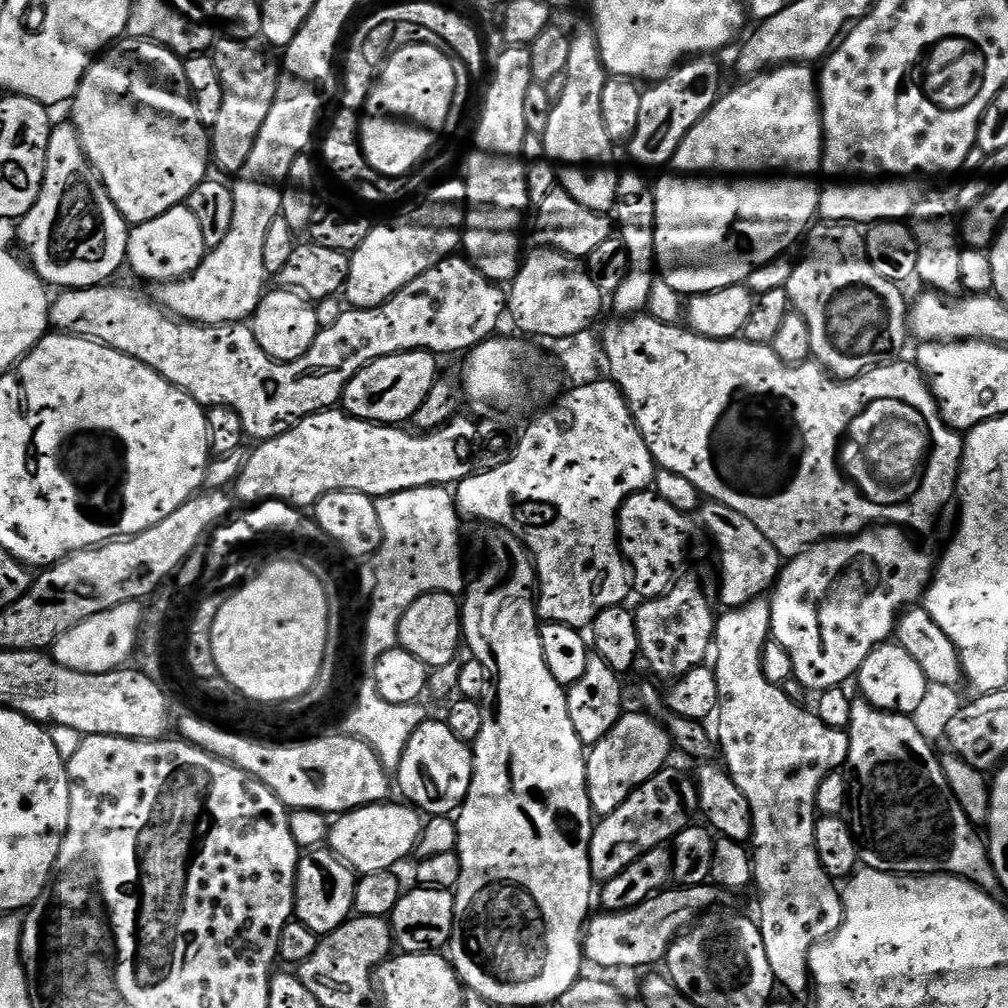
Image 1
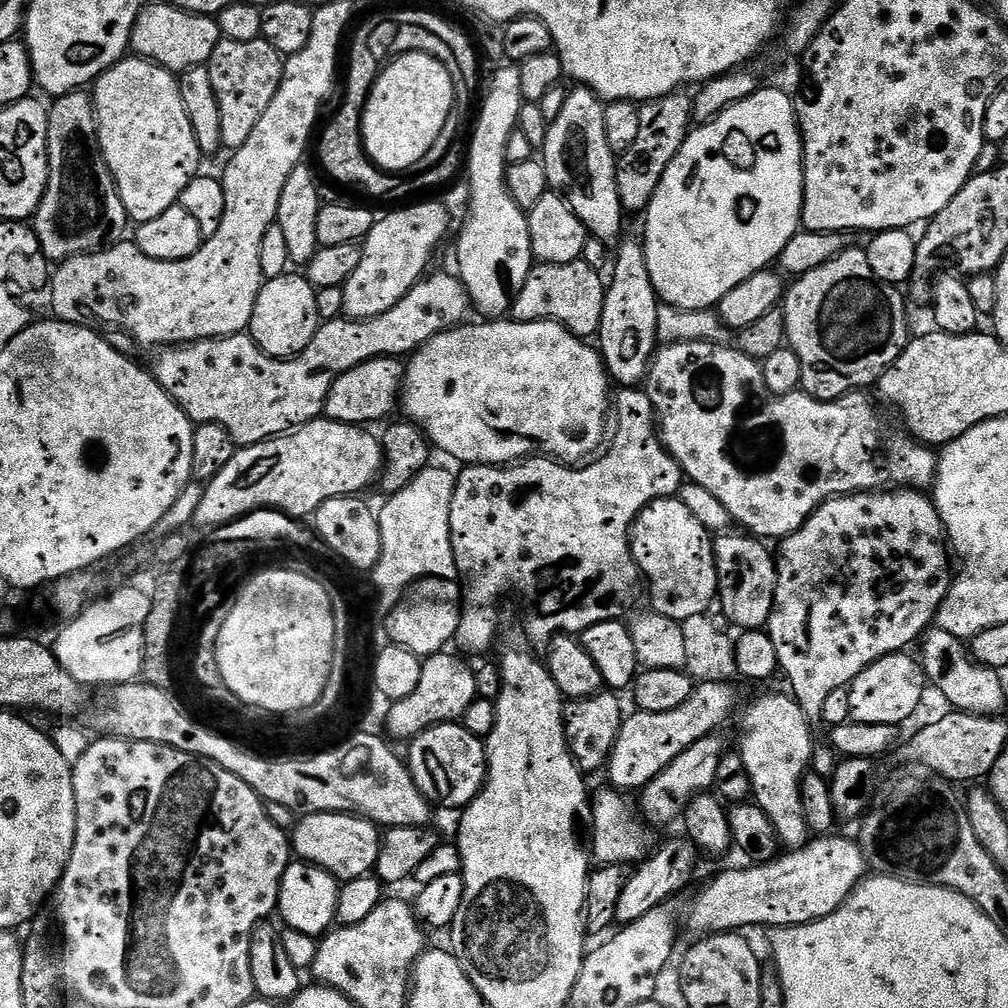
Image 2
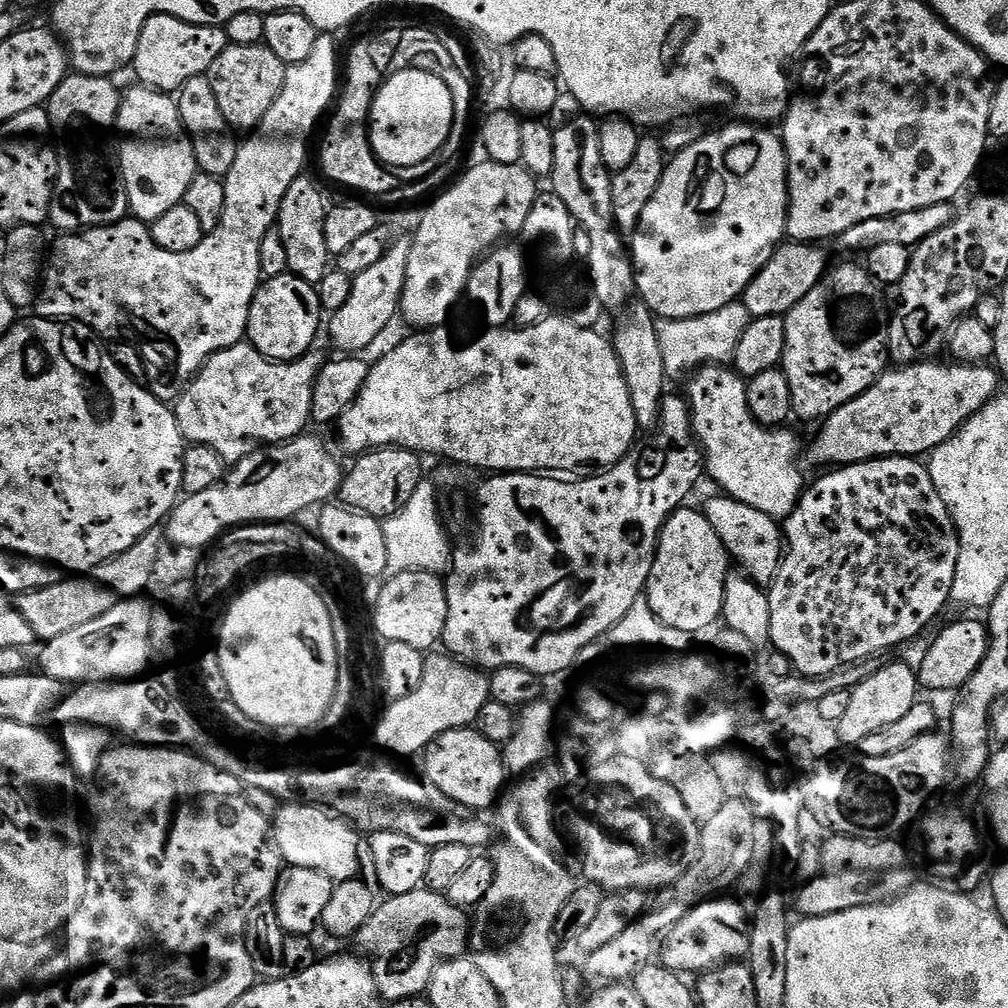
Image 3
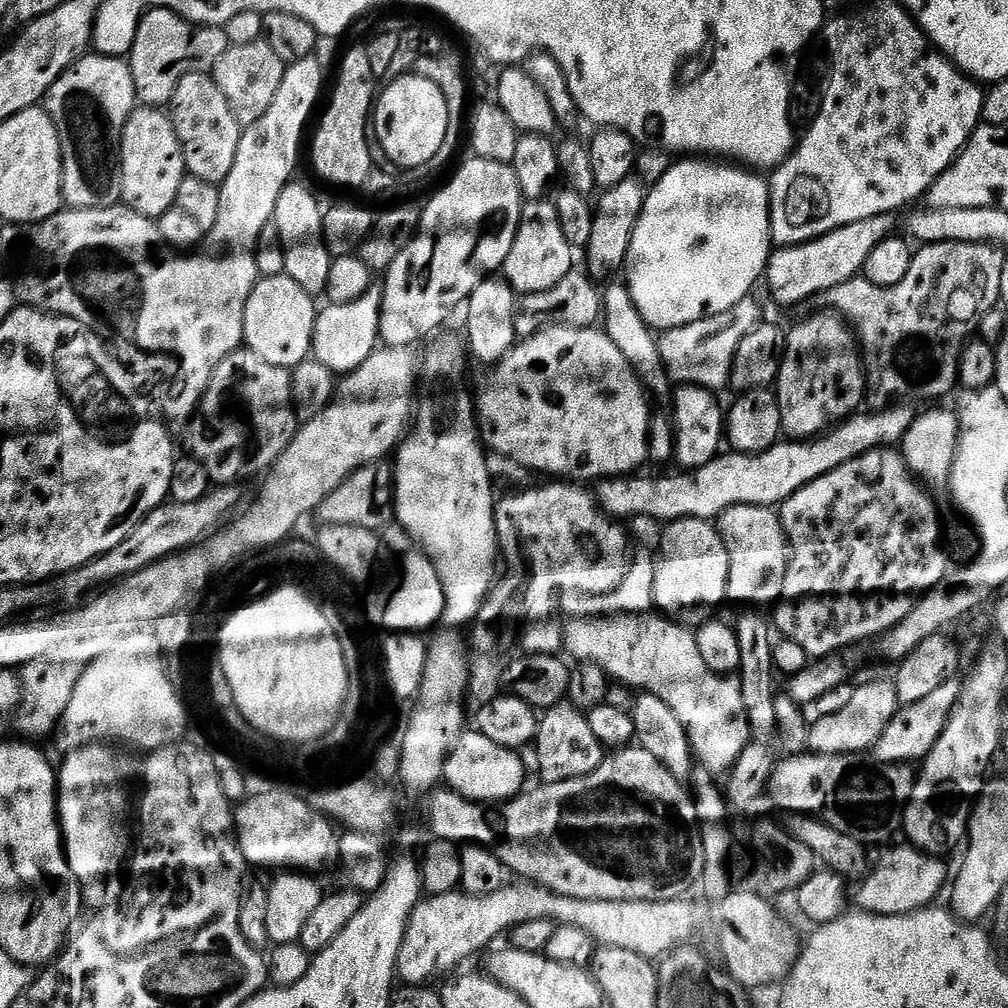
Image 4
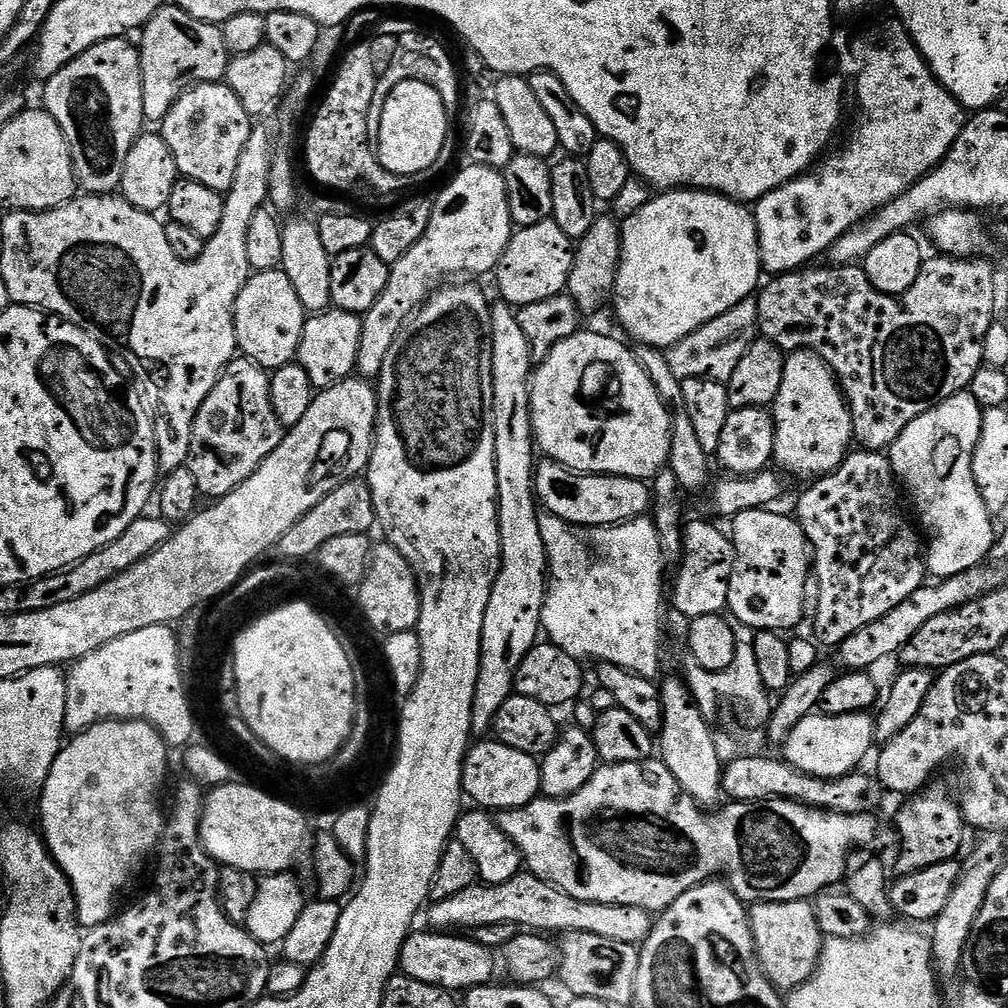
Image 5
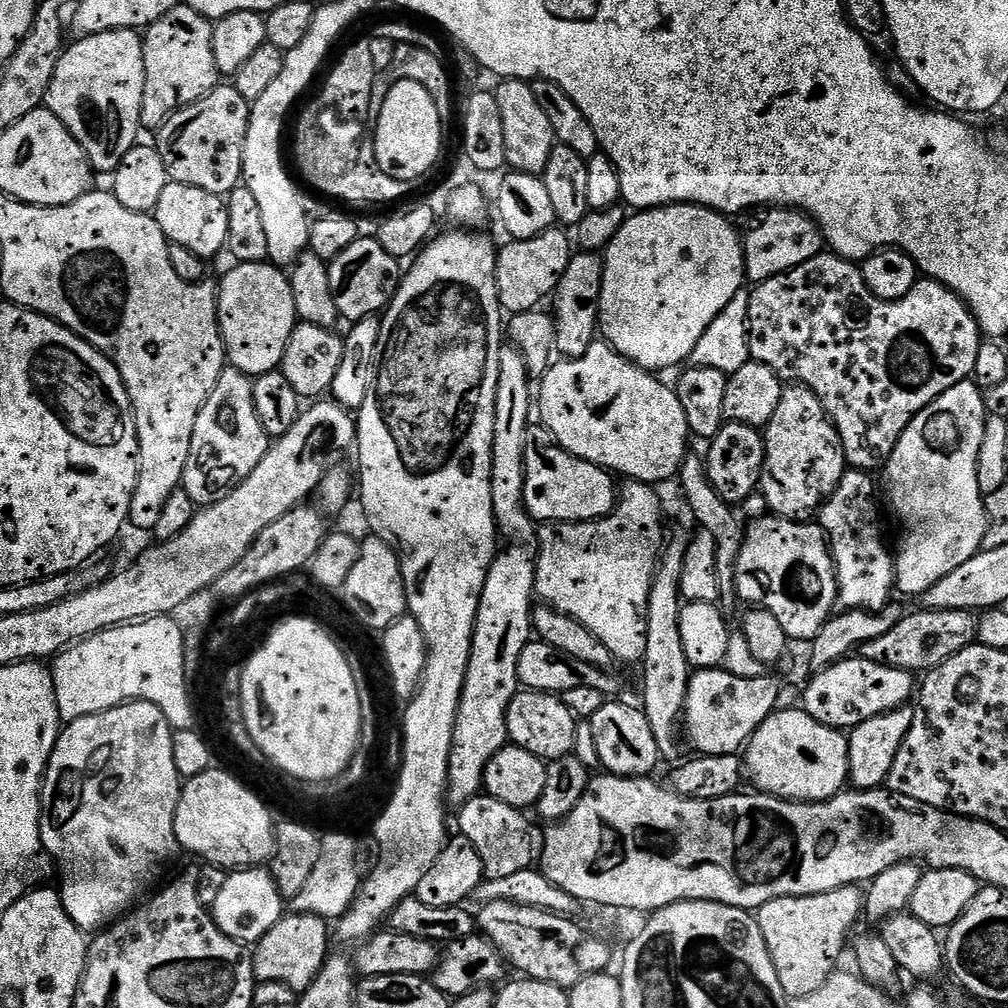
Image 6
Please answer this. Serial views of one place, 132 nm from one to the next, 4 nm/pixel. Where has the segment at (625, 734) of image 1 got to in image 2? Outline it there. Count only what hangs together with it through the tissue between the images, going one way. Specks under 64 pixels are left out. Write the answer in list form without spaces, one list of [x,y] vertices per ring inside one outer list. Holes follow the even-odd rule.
[[[722,681],[697,683],[692,694],[678,710],[666,710],[662,714],[633,711],[620,726],[620,733],[612,756],[606,765],[611,787],[617,790],[636,788],[643,790],[650,781],[668,766],[688,747],[699,739],[713,735],[732,716],[736,708],[736,692],[733,685]]]

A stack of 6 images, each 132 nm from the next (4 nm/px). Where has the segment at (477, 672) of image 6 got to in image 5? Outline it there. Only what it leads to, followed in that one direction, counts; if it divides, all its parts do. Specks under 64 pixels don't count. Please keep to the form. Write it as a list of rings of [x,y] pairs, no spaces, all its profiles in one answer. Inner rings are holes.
[[[496,302],[492,309],[492,429],[494,430],[494,462],[498,478],[498,494],[496,495],[496,513],[498,514],[498,530],[500,531],[500,567],[496,581],[490,594],[490,602],[486,606],[486,618],[482,622],[482,650],[480,651],[480,669],[478,670],[478,686],[474,690],[474,706],[472,707],[473,733],[488,734],[493,731],[496,714],[502,702],[514,695],[516,671],[526,658],[529,650],[536,647],[541,635],[540,615],[544,605],[546,577],[548,576],[548,551],[542,542],[542,530],[538,526],[538,501],[534,491],[534,437],[532,435],[532,411],[530,410],[530,377],[534,371],[534,361],[530,342],[526,342],[526,334],[522,334],[522,326],[518,326],[517,309],[513,305]]]

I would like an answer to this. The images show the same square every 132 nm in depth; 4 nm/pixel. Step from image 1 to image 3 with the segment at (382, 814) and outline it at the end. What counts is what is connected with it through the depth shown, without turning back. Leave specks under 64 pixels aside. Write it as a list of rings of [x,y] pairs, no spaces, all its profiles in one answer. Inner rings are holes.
[[[288,802],[278,808],[270,827],[276,849],[285,865],[318,870],[336,884],[357,879],[361,875],[361,833],[347,820],[337,818],[331,811],[311,802]]]

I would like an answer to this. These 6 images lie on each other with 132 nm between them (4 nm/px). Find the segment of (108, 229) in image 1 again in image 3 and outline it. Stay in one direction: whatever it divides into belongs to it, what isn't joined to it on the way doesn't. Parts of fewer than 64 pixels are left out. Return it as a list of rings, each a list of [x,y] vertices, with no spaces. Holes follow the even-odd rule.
[[[69,74],[64,77],[54,90],[54,94],[48,100],[46,111],[48,113],[48,122],[50,125],[51,135],[56,135],[56,148],[54,144],[54,183],[52,186],[52,204],[48,207],[48,220],[57,228],[57,233],[71,234],[73,232],[83,232],[85,228],[101,228],[107,224],[117,224],[119,220],[125,219],[129,215],[128,195],[124,189],[124,182],[120,178],[120,169],[118,167],[117,157],[114,155],[114,140],[108,135],[113,135],[116,126],[116,114],[120,109],[120,98],[122,95],[121,89],[116,89],[111,84],[109,77],[104,74]]]

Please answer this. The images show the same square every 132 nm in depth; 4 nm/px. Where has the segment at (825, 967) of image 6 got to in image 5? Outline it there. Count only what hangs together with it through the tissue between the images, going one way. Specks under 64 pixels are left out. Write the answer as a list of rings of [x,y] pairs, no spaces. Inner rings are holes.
[[[807,900],[754,904],[750,908],[750,919],[756,958],[766,979],[784,994],[808,981],[820,960],[826,939],[816,927],[815,907]]]

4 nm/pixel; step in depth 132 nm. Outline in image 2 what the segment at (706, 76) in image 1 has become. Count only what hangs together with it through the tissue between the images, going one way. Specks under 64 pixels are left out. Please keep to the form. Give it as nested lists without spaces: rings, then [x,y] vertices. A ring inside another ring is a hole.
[[[687,91],[671,92],[669,96],[660,96],[657,100],[649,100],[639,105],[642,123],[638,129],[638,138],[630,150],[619,153],[616,162],[616,181],[618,182],[618,198],[622,202],[625,213],[643,214],[647,212],[654,198],[654,190],[658,190],[658,182],[662,182],[662,174],[674,162],[678,150],[688,137],[692,123],[692,96]]]

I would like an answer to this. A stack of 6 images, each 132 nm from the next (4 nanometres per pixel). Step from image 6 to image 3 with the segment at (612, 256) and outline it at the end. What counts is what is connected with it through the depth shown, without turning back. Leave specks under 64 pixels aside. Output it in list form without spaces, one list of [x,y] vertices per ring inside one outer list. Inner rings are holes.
[[[731,122],[725,128],[709,131],[694,146],[682,150],[667,161],[662,182],[658,182],[658,190],[654,190],[654,198],[646,202],[646,210],[642,210],[642,218],[635,232],[630,236],[632,265],[636,268],[636,291],[639,299],[652,311],[653,317],[666,320],[685,320],[691,316],[710,314],[714,310],[722,310],[732,300],[743,297],[746,286],[766,266],[766,262],[780,247],[786,236],[788,227],[788,155],[784,153],[784,141],[779,135],[767,132],[767,127],[757,126],[752,122]]]

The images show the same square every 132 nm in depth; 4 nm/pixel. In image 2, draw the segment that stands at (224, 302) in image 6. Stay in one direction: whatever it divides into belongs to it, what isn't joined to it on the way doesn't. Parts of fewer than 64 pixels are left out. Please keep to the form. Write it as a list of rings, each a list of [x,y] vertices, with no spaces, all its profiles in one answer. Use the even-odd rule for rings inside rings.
[[[292,275],[265,280],[258,294],[258,302],[254,302],[252,321],[247,327],[253,342],[274,360],[291,360],[294,356],[300,356],[302,350],[310,346],[322,323],[316,301],[317,289],[312,287],[307,275]]]

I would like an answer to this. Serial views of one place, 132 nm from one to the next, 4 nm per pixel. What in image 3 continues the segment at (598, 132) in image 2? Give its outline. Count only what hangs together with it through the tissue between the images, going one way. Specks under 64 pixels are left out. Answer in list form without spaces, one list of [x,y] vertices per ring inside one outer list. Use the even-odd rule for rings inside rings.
[[[580,114],[577,120],[572,120],[561,128],[557,127],[555,133],[551,191],[558,198],[562,198],[562,202],[566,202],[566,210],[570,210],[579,231],[590,238],[591,249],[586,258],[586,275],[594,286],[594,292],[598,294],[601,309],[605,313],[623,313],[637,295],[636,268],[632,265],[629,245],[614,222],[614,202],[610,202],[612,176],[602,162],[602,150],[598,150],[597,121]]]

